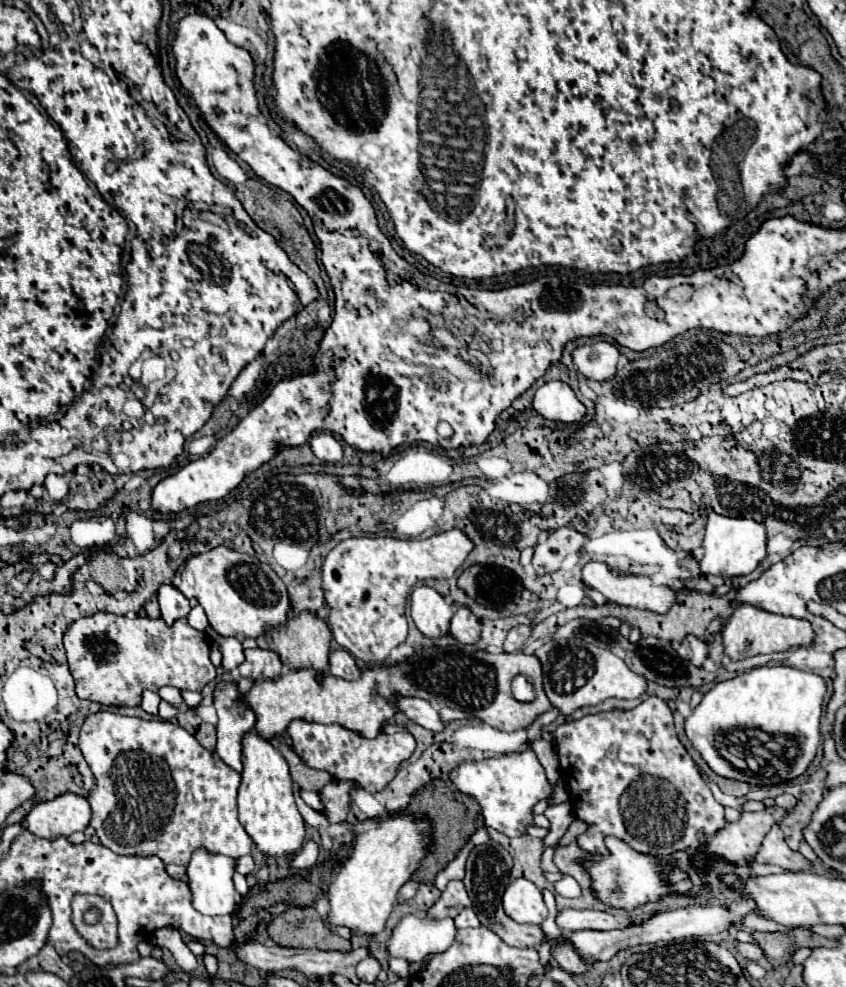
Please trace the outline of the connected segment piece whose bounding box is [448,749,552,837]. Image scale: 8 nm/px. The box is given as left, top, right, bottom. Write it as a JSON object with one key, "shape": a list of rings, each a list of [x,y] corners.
{"shape":[[[532,749],[496,759],[460,763],[448,773],[448,779],[460,793],[466,793],[480,803],[486,827],[492,827],[508,837],[526,835],[526,827],[534,825],[534,805],[542,799],[548,799],[552,793],[552,785],[546,779],[544,767]]]}

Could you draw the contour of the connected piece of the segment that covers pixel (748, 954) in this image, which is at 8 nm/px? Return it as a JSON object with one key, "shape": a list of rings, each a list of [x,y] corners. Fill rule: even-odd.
{"shape":[[[740,943],[738,945],[738,953],[750,961],[758,961],[760,957],[764,957],[762,949],[756,943]]]}

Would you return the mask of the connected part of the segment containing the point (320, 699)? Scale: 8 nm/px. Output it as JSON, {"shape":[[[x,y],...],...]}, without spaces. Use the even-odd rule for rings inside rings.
{"shape":[[[422,649],[412,657],[406,657],[400,667],[384,669],[382,665],[362,669],[358,681],[342,681],[338,677],[326,675],[318,685],[314,673],[304,669],[302,673],[284,673],[278,681],[260,681],[248,693],[242,695],[242,703],[248,705],[256,715],[254,731],[266,739],[280,739],[286,735],[288,725],[294,719],[304,719],[308,723],[336,723],[344,729],[356,731],[362,737],[376,737],[396,709],[394,701],[400,695],[412,695],[422,699],[436,699],[450,709],[470,713],[494,729],[512,733],[528,729],[534,719],[552,709],[544,689],[542,689],[542,667],[534,655],[524,653],[488,653],[488,651],[462,651],[462,649]],[[516,675],[526,675],[526,679],[536,689],[536,699],[532,703],[518,703],[512,697],[510,683]]]}

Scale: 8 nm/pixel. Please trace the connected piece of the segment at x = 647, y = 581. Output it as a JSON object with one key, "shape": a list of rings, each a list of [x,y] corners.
{"shape":[[[588,563],[582,569],[582,579],[590,589],[600,591],[608,601],[648,609],[664,615],[676,603],[676,591],[670,587],[658,587],[650,577],[614,575],[604,563]]]}

